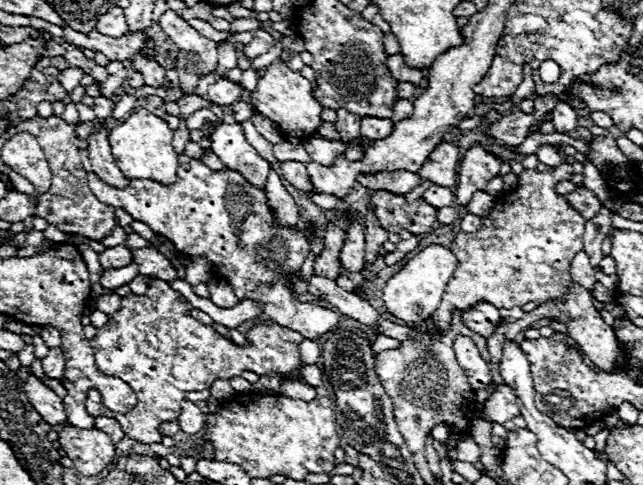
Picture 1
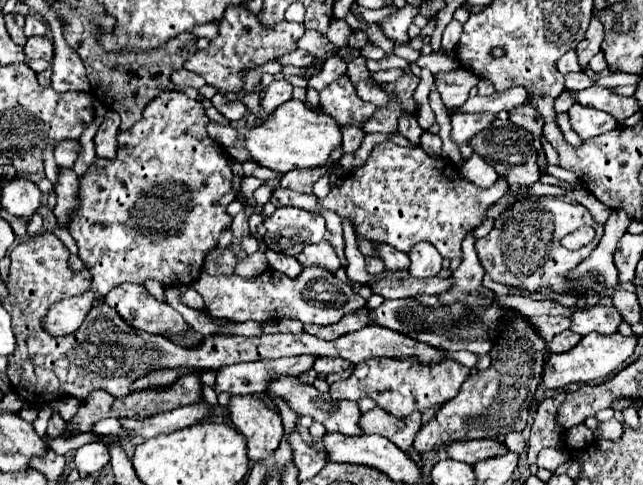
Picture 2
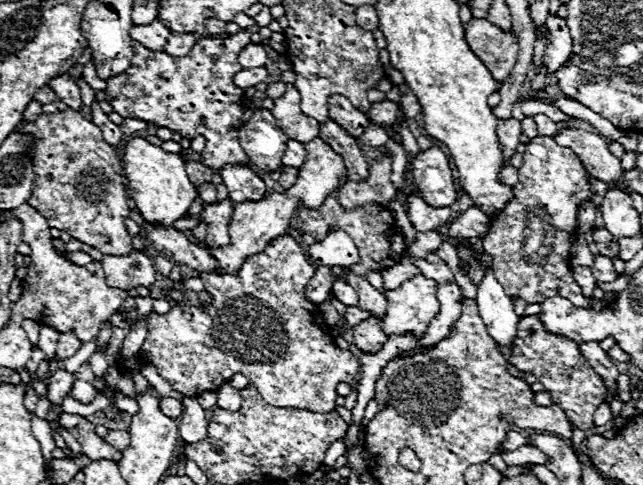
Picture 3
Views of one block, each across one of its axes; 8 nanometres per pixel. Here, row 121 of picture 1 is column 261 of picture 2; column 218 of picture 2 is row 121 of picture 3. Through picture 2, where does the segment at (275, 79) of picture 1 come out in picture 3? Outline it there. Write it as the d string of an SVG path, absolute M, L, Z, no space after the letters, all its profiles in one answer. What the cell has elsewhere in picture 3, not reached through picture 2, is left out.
M288 84L286 92L280 98L274 98L270 112L288 140L300 140L300 144L306 144L320 134L320 122L300 110L300 92L296 92L294 84Z

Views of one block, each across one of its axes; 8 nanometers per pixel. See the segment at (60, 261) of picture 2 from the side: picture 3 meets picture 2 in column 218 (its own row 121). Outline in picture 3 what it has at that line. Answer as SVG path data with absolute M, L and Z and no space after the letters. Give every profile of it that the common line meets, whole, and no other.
M330 96L328 114L336 124L340 124L354 138L362 136L364 130L370 126L370 120L366 118L366 114L356 110L346 96Z

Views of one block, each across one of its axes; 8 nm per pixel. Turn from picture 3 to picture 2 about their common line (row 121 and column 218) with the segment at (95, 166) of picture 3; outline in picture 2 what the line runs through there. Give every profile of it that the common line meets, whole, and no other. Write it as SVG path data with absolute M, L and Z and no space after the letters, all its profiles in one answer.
M246 4L228 6L224 18L220 20L220 36L210 42L206 50L198 50L190 60L184 62L184 68L200 74L208 84L220 88L222 92L240 92L242 78L240 72L246 68L260 66L278 56L284 56L296 48L296 40L304 34L304 24L280 22L274 28L264 28L258 18L246 10Z

